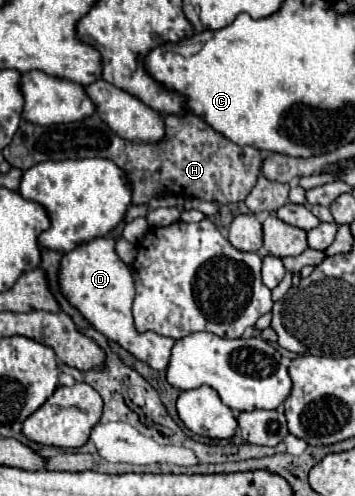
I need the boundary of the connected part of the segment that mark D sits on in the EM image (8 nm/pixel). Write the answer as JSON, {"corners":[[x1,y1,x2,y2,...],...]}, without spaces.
{"corners":[[100,237,92,243,80,245,62,257,60,269,60,289,68,297,70,305,74,305,102,335,120,343,134,357,146,361,150,367,164,371,168,367,168,357,172,355,172,345,176,343,170,337,162,337,156,333,140,335,132,323,132,301,134,301,134,279,130,267,122,263,122,259,114,251,114,239]]}

